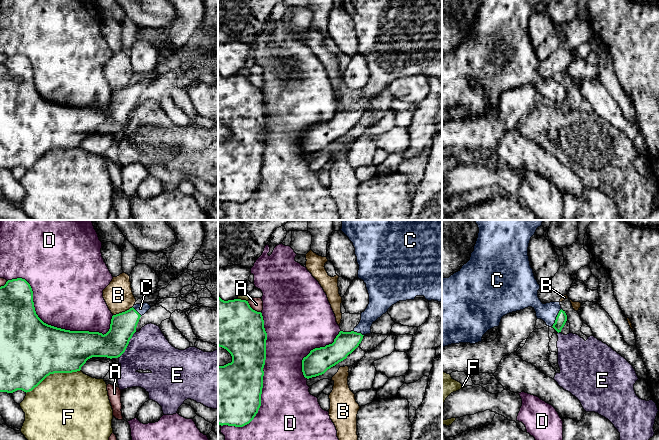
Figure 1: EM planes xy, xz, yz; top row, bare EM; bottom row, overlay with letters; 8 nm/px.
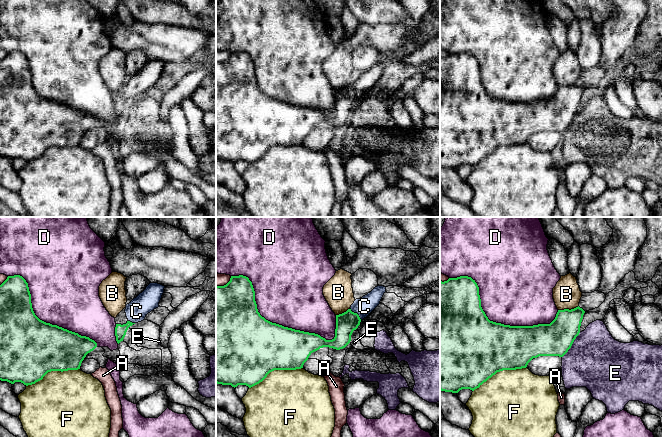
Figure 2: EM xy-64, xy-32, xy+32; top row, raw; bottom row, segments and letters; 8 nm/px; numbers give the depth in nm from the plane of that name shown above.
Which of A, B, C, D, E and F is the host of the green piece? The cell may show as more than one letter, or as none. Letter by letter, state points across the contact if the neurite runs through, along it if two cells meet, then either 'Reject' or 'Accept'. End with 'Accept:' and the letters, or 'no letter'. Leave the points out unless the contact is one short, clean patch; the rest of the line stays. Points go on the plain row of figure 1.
A: Reject
B: Boundary: xy (132, 82), (113, 91). Reject
C: Path across: yz (561, 94), (556, 93), (548, 88). Accept
D: Reject
E: Reject
F: Reject
Accept: C

